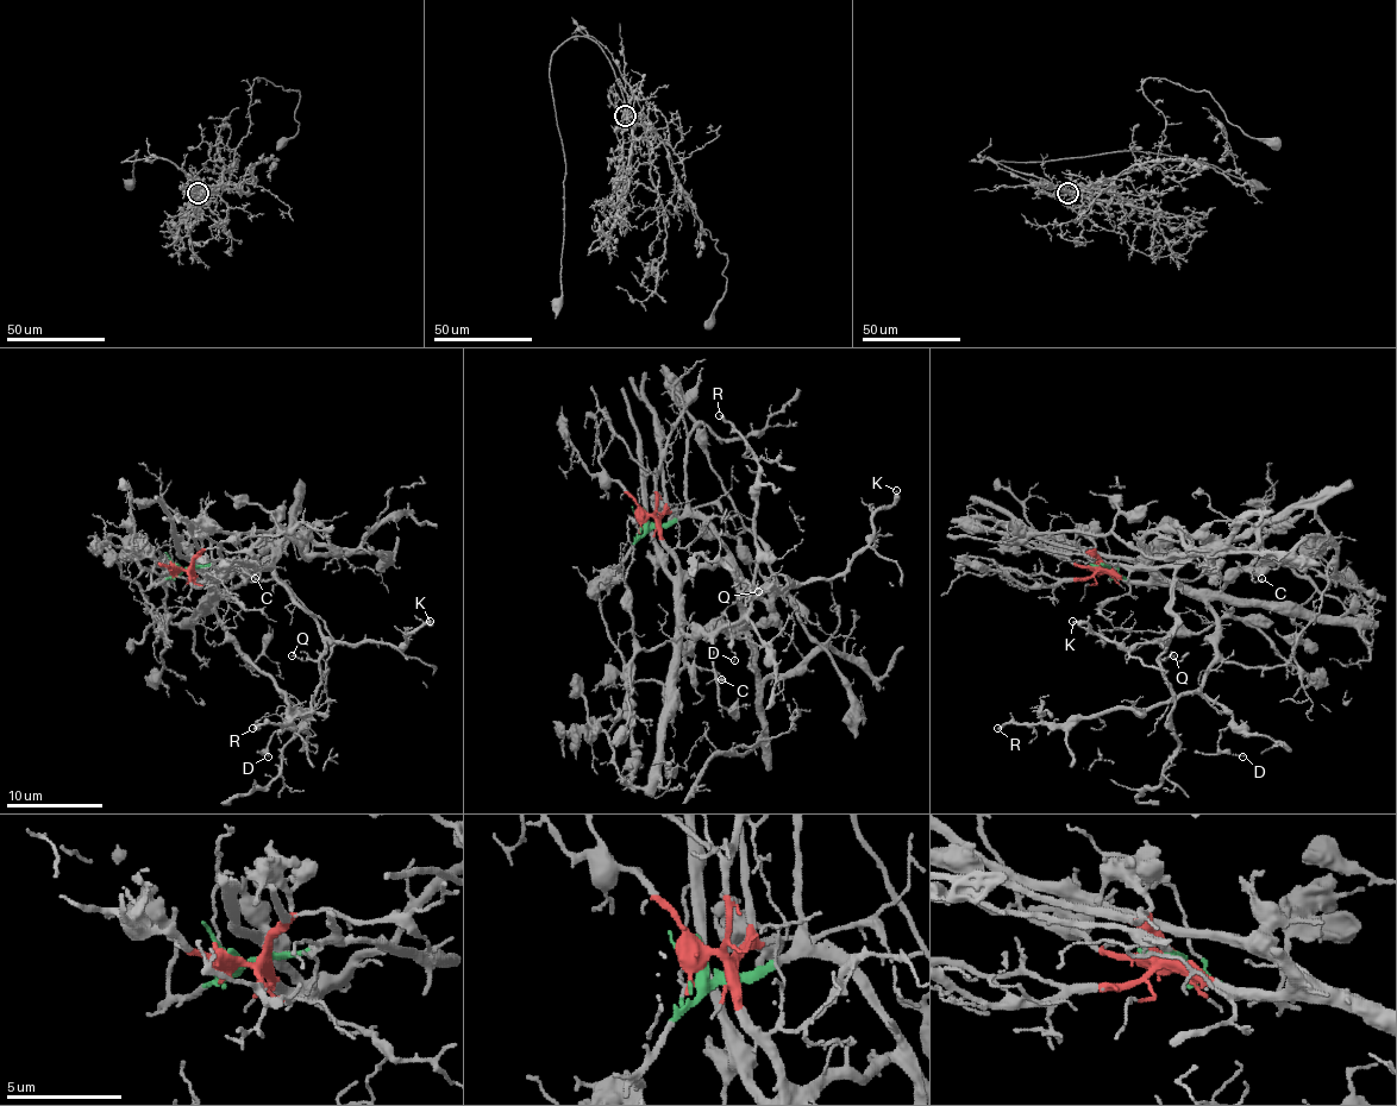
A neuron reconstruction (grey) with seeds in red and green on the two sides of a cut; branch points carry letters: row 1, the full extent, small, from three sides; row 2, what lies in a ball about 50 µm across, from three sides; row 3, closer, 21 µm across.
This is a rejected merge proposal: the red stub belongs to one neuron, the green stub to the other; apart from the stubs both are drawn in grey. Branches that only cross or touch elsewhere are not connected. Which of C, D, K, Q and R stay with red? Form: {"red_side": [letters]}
{"red_side": ["C", "D", "R"]}

